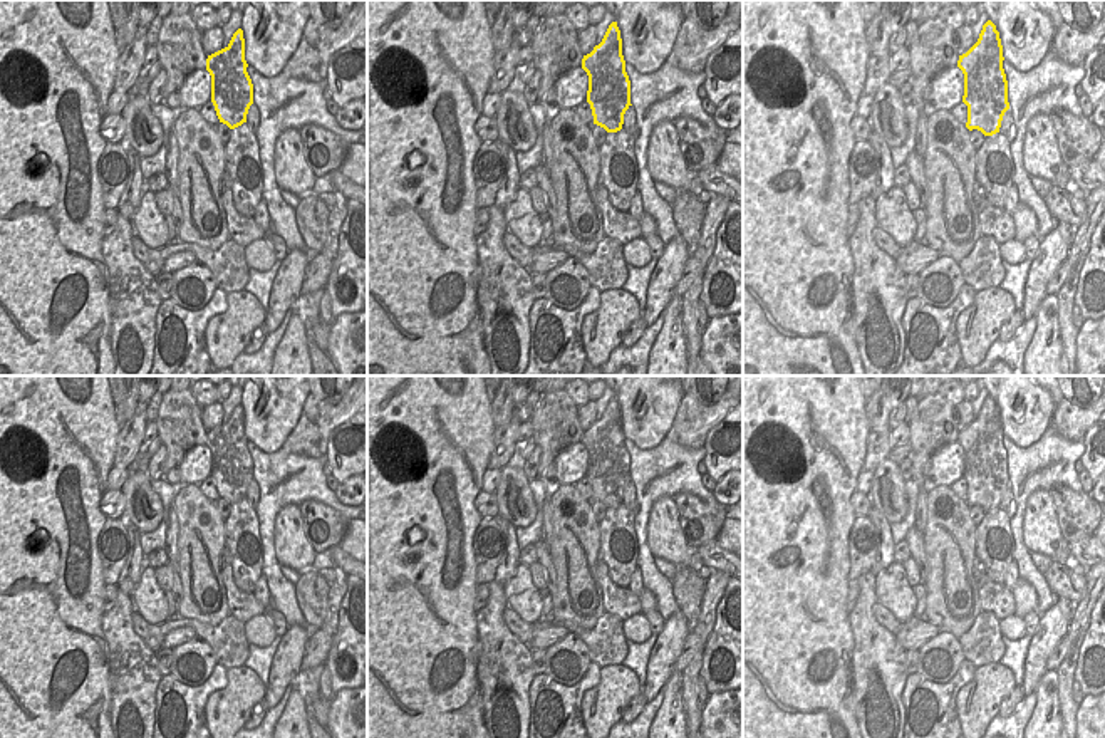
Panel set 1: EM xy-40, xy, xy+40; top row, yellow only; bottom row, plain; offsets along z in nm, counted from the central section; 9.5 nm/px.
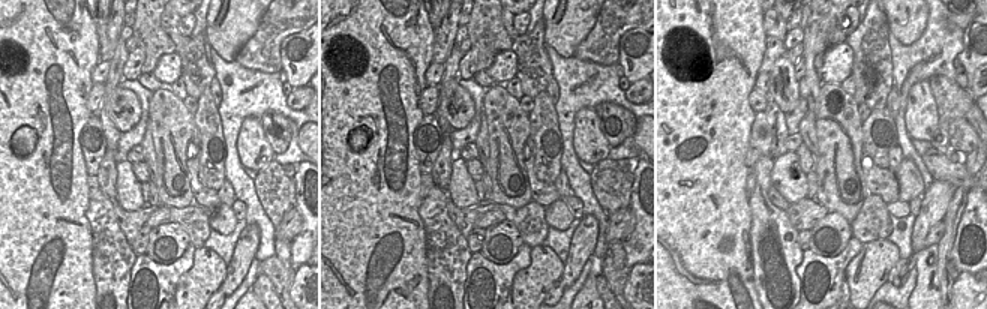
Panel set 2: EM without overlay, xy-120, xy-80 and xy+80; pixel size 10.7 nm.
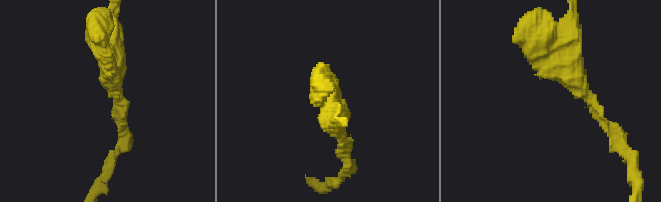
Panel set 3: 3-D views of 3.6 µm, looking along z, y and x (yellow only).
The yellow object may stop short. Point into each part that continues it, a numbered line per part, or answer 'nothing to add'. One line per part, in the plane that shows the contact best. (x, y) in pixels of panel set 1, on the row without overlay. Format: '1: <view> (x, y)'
nothing to add

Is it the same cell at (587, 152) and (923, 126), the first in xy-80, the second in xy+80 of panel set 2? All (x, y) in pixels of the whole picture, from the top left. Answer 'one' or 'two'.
one

